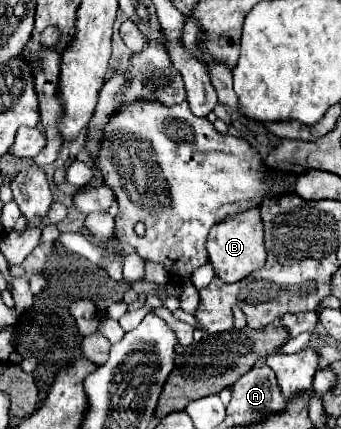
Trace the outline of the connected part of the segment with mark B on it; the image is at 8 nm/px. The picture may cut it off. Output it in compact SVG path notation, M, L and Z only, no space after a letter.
M250 209L250 211L244 211L242 215L236 215L234 219L226 219L226 223L218 223L218 227L214 227L208 235L206 249L208 249L210 263L214 267L214 275L224 283L236 283L248 277L252 271L260 269L266 263L260 211Z

